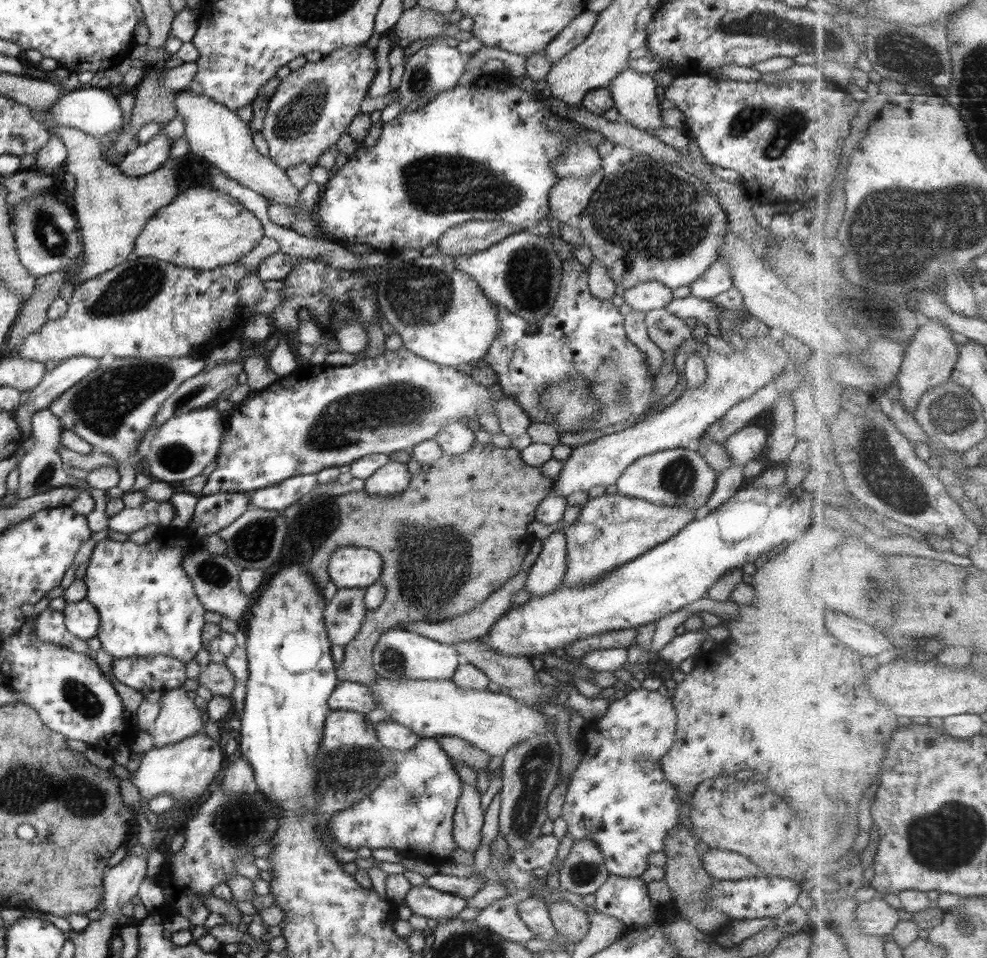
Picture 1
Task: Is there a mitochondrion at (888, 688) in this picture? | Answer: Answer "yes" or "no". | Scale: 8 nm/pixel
no

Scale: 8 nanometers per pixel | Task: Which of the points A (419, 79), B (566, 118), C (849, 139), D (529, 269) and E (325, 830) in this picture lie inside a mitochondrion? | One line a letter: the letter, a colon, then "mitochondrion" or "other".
A: mitochondrion
B: other
C: other
D: mitochondrion
E: other

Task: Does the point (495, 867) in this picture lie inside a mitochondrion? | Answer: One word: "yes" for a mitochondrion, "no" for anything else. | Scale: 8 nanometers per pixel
no

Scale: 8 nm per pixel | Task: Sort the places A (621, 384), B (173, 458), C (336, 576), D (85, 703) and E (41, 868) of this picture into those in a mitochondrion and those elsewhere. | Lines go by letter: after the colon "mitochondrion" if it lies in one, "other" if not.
A: mitochondrion
B: mitochondrion
C: other
D: mitochondrion
E: other

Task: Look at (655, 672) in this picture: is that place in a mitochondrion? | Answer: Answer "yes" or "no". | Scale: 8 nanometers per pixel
no

